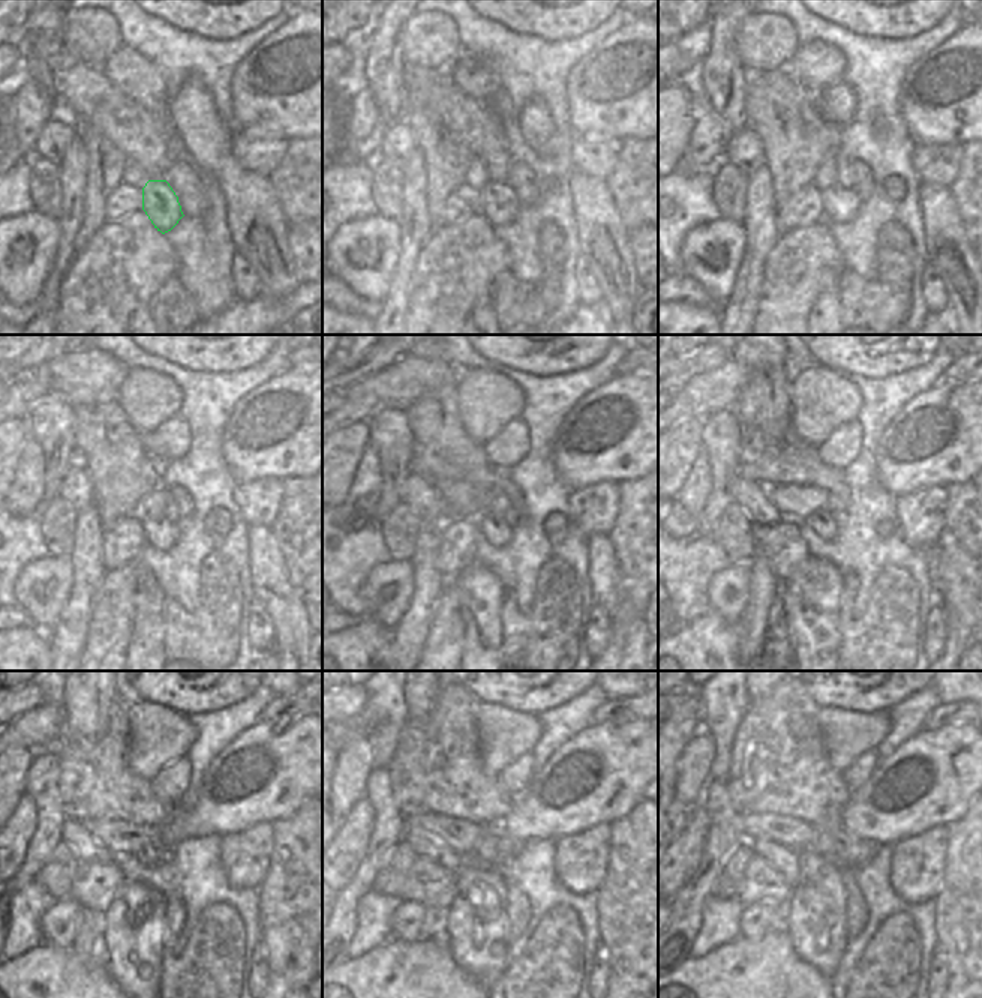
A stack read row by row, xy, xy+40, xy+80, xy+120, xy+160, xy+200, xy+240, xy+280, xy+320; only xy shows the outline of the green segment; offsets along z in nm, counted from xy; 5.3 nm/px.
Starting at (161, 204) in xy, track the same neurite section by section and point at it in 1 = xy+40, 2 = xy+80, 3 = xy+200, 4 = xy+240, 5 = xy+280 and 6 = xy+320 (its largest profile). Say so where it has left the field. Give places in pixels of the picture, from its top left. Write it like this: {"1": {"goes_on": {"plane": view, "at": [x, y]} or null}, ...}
{"1": {"goes_on": {"plane": "xy+40", "at": [499, 206]}}, "2": {"goes_on": {"plane": "xy+80", "at": [840, 204]}}, "3": {"goes_on": {"plane": "xy+200", "at": [823, 521]}}, "4": {"goes_on": {"plane": "xy+240", "at": [152, 854]}}, "5": {"goes_on": {"plane": "xy+280", "at": [488, 850]}}, "6": {"goes_on": {"plane": "xy+320", "at": [823, 842]}}}

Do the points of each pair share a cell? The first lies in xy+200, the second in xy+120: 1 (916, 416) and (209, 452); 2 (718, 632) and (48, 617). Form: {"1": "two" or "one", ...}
{"1": "two", "2": "two"}

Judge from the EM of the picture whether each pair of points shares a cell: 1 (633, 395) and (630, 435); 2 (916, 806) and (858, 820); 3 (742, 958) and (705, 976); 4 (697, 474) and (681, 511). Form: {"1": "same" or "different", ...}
{"1": "same", "2": "same", "3": "same", "4": "same"}

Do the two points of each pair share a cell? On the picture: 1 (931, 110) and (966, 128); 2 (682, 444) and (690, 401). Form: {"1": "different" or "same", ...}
{"1": "same", "2": "different"}

